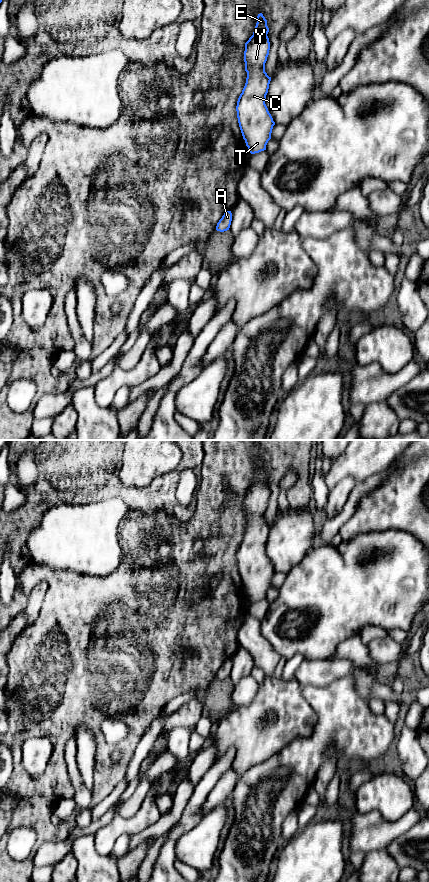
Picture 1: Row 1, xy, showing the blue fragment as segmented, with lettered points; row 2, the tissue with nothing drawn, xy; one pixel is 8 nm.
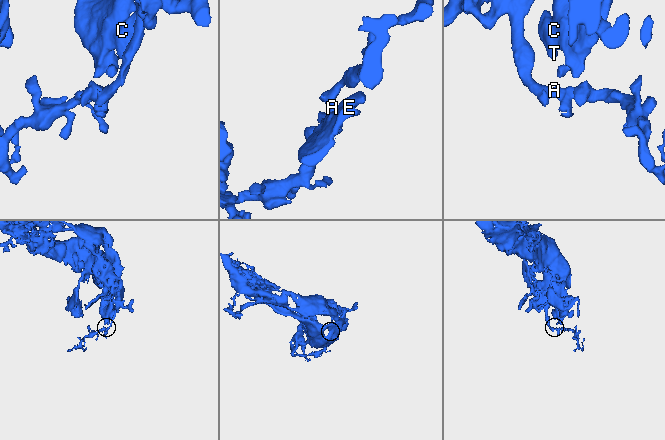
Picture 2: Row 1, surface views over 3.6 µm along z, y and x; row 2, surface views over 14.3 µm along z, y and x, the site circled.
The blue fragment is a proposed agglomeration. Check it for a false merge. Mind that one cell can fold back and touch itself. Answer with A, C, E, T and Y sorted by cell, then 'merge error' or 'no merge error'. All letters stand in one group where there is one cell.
groups A C E T Y; no merge error

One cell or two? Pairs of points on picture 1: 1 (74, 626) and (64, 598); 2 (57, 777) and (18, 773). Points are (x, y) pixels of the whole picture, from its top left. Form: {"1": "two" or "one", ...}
{"1": "one", "2": "one"}

